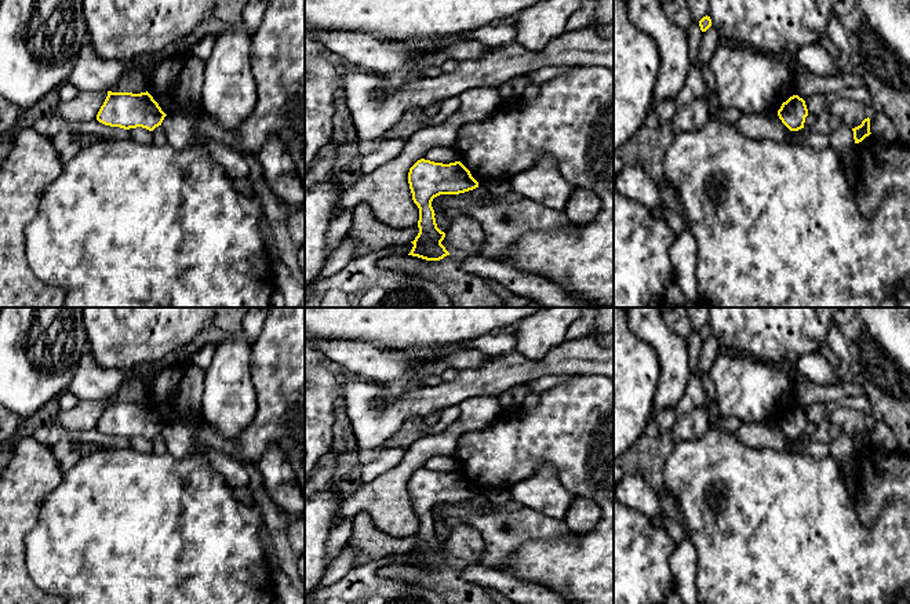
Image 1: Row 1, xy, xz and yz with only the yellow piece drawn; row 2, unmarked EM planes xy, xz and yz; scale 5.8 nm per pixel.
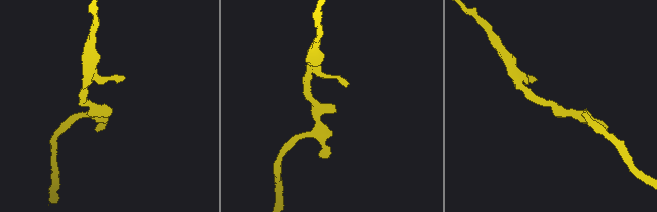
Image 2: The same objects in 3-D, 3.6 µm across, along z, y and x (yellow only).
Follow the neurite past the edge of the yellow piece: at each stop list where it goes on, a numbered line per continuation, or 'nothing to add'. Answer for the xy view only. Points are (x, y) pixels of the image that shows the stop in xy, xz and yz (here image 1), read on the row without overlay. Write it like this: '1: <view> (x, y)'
nothing to add

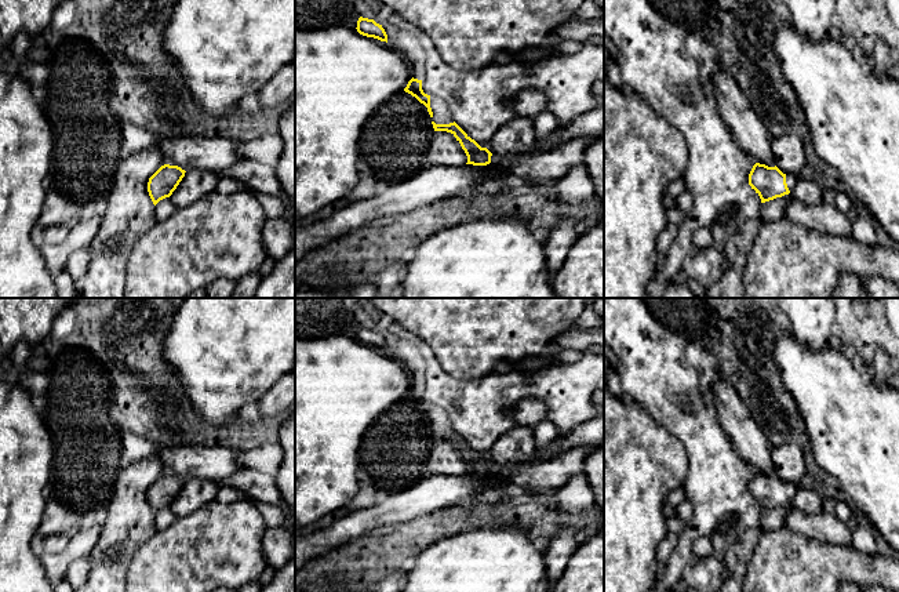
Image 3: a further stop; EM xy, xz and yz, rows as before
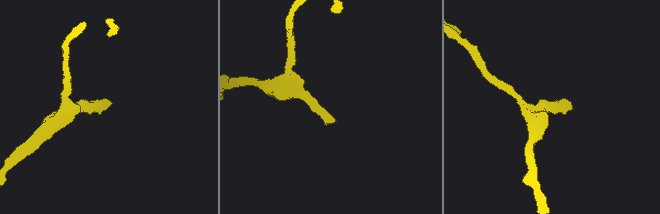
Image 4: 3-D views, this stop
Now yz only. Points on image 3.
1: yz (792, 489)

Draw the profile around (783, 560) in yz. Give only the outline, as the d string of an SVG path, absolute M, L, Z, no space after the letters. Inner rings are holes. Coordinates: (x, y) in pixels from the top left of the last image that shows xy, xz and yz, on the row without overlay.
M783 526L760 535L743 592L838 592L842 581L899 592L899 559L820 542Z

